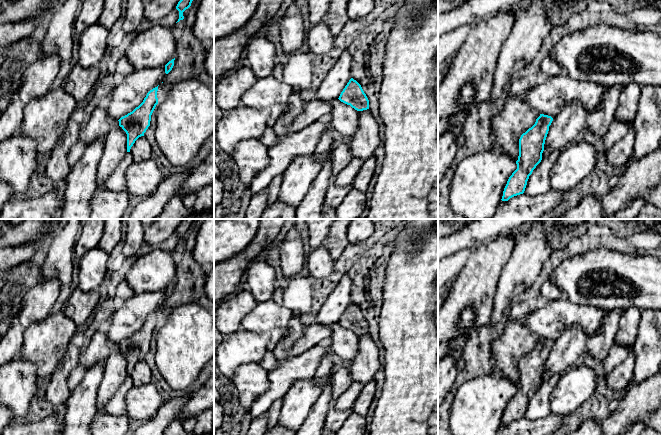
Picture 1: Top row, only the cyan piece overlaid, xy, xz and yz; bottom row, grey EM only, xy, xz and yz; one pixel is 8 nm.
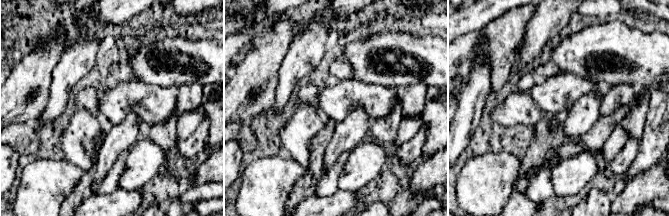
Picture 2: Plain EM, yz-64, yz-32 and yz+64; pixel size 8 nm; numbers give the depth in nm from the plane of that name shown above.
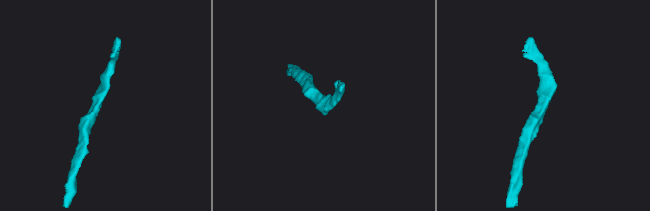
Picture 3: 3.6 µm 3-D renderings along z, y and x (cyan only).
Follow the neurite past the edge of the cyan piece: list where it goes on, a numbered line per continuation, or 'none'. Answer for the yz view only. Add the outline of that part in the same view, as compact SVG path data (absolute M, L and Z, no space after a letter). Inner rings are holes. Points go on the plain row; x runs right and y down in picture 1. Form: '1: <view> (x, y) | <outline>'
none

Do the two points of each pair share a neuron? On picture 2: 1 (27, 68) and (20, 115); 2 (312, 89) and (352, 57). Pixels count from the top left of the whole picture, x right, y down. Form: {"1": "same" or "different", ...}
{"1": "same", "2": "different"}

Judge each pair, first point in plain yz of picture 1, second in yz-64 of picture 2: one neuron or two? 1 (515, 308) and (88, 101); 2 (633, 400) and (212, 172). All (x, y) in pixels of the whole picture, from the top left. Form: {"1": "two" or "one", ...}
{"1": "one", "2": "one"}

